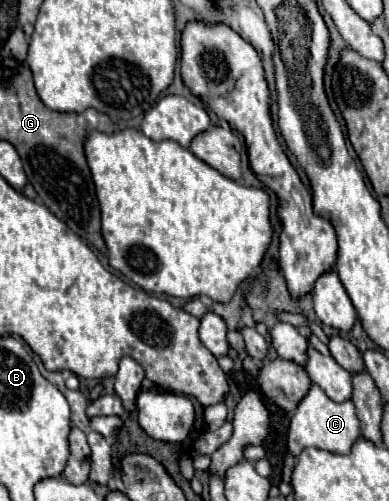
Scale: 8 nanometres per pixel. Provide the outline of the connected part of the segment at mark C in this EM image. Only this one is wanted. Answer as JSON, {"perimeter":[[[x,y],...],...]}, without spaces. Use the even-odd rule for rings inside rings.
{"perimeter":[[[312,385],[310,391],[302,397],[302,401],[290,421],[290,427],[288,427],[288,447],[290,447],[292,455],[298,455],[306,447],[326,449],[332,453],[348,453],[352,443],[358,437],[360,437],[360,423],[358,423],[352,401],[336,403],[318,385]]]}

